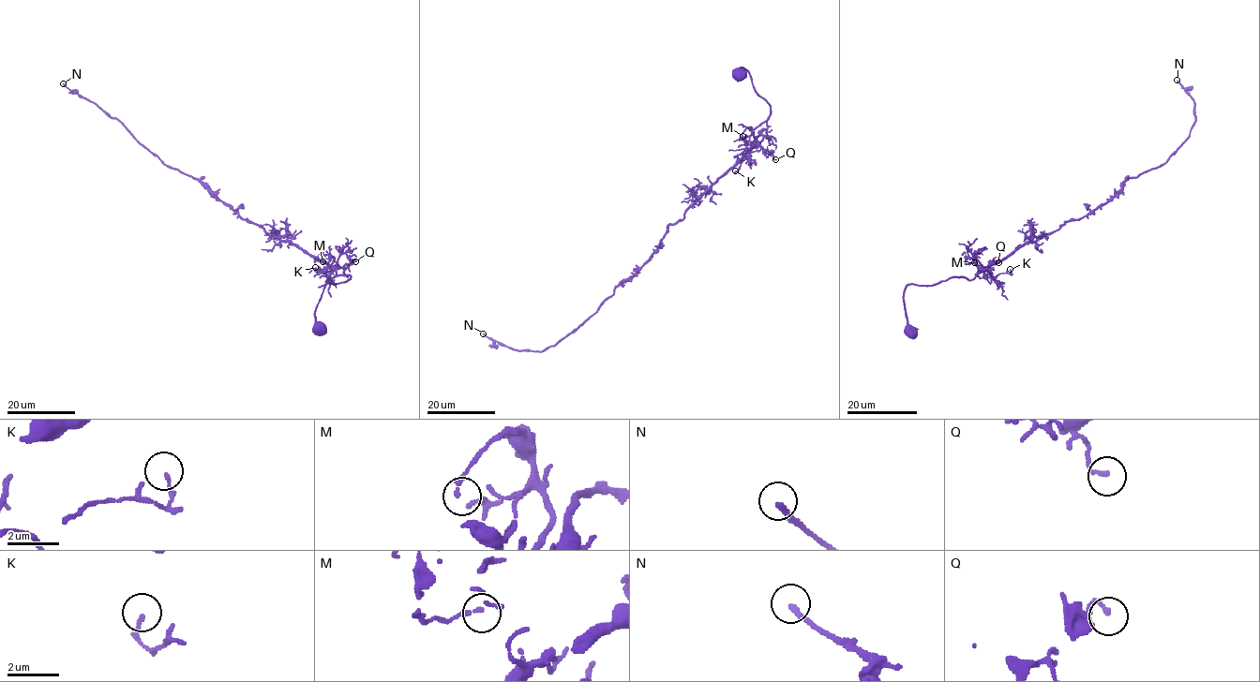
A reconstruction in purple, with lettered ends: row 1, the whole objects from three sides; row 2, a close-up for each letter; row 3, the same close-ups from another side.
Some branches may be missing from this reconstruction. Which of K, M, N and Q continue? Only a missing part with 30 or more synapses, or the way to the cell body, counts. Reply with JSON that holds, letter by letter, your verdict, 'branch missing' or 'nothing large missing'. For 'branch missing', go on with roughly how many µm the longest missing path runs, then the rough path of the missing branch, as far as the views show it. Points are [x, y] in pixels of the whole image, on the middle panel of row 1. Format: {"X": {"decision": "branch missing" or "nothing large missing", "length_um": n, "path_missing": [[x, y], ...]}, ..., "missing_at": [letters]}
{"K": {"decision": "nothing large missing"}, "M": {"decision": "nothing large missing"}, "N": {"decision": "branch missing", "length_um": 15, "path_missing": [[483, 333], [471, 321], [461, 316], [458, 318]]}, "Q": {"decision": "nothing large missing"}, "missing_at": ["N"]}

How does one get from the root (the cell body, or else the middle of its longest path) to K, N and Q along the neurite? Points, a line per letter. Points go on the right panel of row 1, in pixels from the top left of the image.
K: (908, 333), (904, 300), (908, 284), (973, 279), (981, 273), (995, 277), (1010, 269)
N: (908, 333), (908, 284), (973, 279), (1161, 166), (1195, 121), (1194, 102), (1177, 80)
Q: (908, 333), (906, 331), (904, 300), (904, 290), (908, 284), (932, 286), (952, 276), (972, 279), (998, 262)

